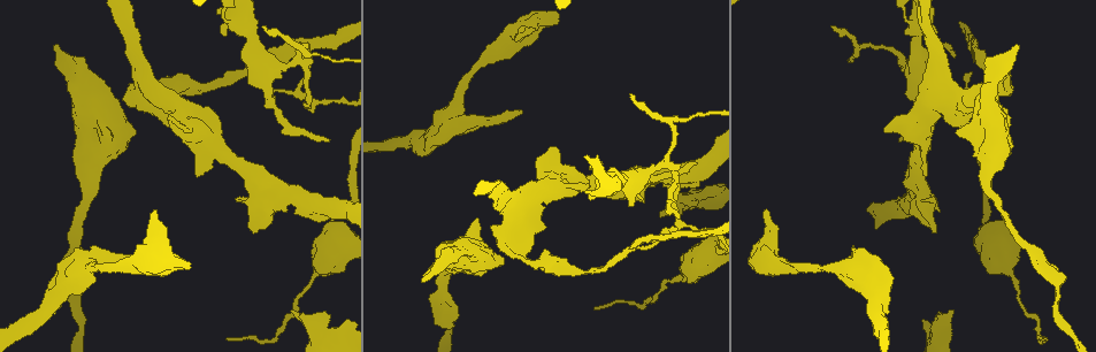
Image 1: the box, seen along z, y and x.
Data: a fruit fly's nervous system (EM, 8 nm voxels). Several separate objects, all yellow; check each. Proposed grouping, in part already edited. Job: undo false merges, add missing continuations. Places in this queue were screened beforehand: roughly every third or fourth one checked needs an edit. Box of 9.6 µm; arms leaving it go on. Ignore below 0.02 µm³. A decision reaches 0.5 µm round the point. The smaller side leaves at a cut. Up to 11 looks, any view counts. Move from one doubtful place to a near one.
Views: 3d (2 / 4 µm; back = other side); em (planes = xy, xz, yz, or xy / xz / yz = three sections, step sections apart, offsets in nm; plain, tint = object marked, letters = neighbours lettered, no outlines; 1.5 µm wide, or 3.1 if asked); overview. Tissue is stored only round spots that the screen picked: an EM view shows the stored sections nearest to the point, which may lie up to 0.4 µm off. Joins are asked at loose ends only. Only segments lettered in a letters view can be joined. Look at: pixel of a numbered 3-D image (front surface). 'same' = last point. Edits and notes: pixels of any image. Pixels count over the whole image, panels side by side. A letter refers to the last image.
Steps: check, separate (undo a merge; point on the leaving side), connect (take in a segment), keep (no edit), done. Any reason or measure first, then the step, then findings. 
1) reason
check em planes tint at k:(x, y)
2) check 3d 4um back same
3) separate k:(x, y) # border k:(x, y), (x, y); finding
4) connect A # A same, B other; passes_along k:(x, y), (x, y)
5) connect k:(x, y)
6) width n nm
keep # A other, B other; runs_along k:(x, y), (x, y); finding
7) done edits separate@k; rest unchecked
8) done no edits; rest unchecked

branch point
check 3d 2um at 1:(903, 60)

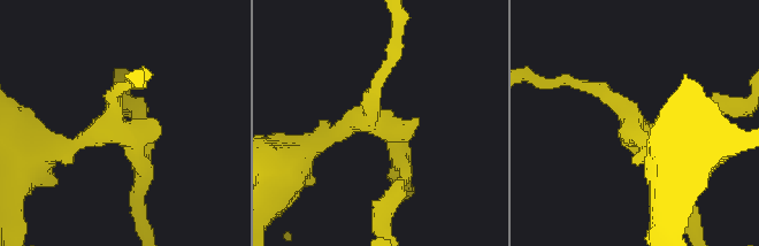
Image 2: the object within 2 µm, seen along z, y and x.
now the EM
check em planes letters at 2:(636, 130)

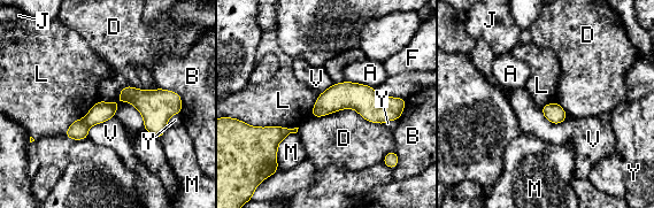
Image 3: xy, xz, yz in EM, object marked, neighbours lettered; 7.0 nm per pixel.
width 200 nm
separate 3:(78, 130) # A other, B other, D other, F other, J other, L other, M other, V other, Y other; border 3:(83, 118), (89, 125); a second neuron is stuck on

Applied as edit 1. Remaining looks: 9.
check overview

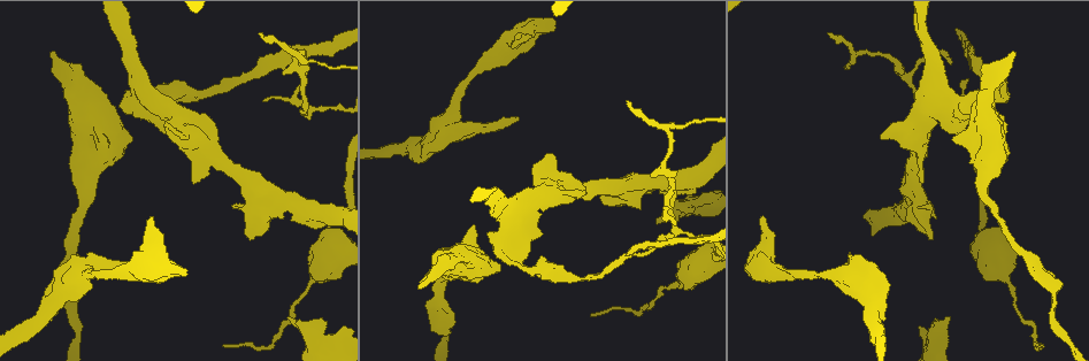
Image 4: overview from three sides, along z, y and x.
free end
check 3d 4um at 4:(945, 318)

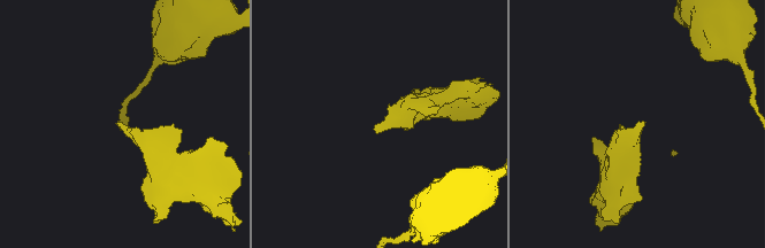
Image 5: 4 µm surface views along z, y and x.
need the tissue
check em yz step 8 tint at 5:(639, 123)

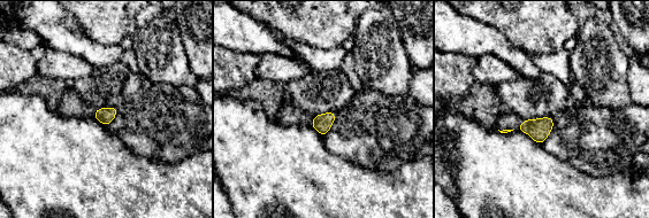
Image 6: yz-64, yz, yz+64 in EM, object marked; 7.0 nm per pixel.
another direction
check em xz step 8 letters same

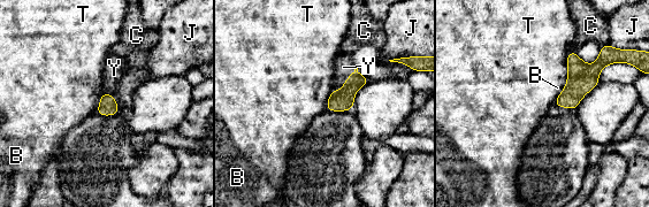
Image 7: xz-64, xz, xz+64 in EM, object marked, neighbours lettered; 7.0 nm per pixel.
connect Y # B other, C other, J other, T other, Y same; passes_along 7:(340, 100), (343, 82), (343, 67); the neuron continues

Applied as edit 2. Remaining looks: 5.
check em yz step 4 letters at 4:(1014, 52)

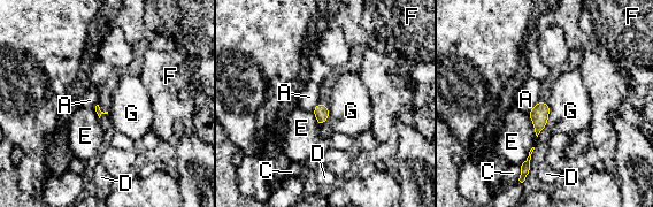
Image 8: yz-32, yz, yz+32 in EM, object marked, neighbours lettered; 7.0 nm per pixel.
keep # A other, C other, D other, E other, F other, G other; border 8:(548, 104), (548, 116), (545, 125); no lettered segment goes on from it

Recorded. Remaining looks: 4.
a fork
check 3d 2um at 4:(871, 299)

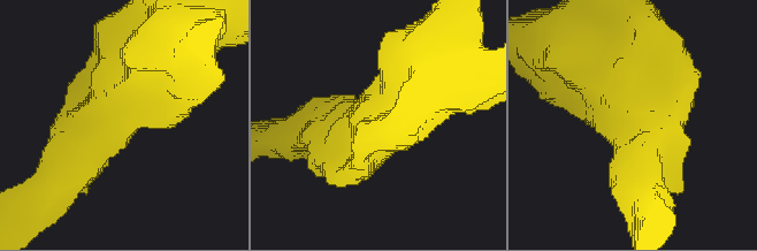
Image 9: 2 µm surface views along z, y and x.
check em planes letters at 9:(108, 113)

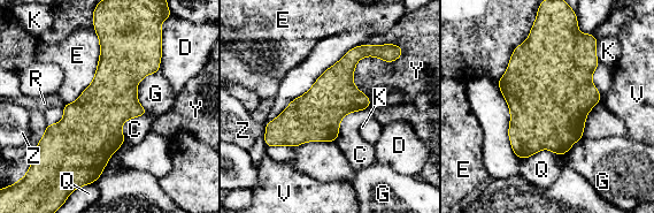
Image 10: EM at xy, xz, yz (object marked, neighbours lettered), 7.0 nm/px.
longest_contact E 550 nm
keep # C other, D other, E other, G other, K other, Q other, R other, V other, Y other, Z other; runs_along 10:(364, 50), (274, 143); all the same neuron

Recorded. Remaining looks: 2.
done edits separate@3, connect@7; rest unchecked

